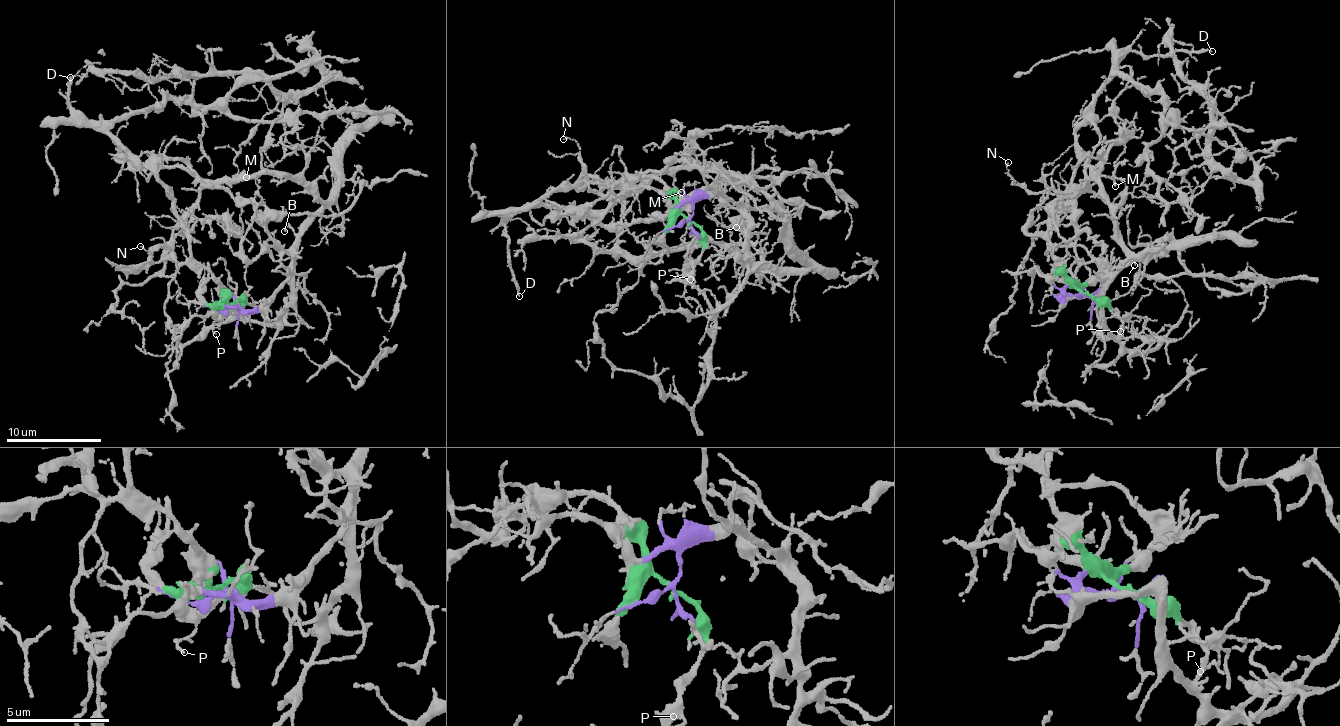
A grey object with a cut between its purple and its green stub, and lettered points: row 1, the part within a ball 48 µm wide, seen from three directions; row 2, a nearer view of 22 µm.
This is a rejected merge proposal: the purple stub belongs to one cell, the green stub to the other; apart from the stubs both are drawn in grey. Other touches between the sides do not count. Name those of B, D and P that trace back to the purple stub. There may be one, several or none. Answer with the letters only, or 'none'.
B

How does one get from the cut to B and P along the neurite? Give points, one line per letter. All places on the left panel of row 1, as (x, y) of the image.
B: (234, 303), (253, 309), (269, 303), (281, 289), (292, 269), (289, 251), (297, 238), (289, 226), (284, 232)
P: (234, 303), (243, 302), (223, 316), (215, 327), (216, 334)

